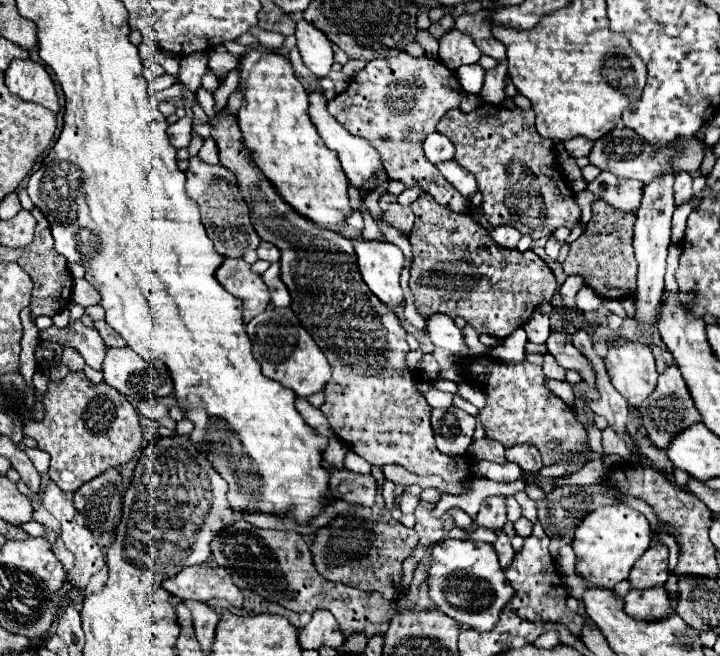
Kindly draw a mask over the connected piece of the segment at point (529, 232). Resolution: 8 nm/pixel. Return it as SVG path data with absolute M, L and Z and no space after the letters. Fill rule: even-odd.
M480 104L472 112L448 110L436 132L454 144L454 162L476 176L482 192L482 216L490 226L512 226L530 238L552 236L560 226L572 228L580 220L580 206L560 174L554 142L536 134L534 112Z

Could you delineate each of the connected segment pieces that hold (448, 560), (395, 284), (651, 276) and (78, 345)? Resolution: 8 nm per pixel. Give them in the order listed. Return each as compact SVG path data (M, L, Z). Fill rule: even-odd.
M446 538L432 548L432 566L428 570L430 598L436 608L470 626L476 632L488 632L498 622L500 610L512 600L514 590L508 584L504 570L498 564L498 556L492 544L480 540L454 540Z
M354 240L358 256L358 270L372 294L388 308L396 308L404 302L404 290L400 288L400 272L404 254L390 242Z
M662 174L656 180L652 180L644 188L642 204L636 212L636 222L634 222L634 252L638 260L638 288L636 288L636 314L634 320L642 330L648 330L656 322L658 314L658 304L662 298L664 290L664 268L666 268L666 252L670 246L670 220L674 214L674 174Z
M76 320L72 326L64 328L64 330L60 330L56 326L42 330L40 340L54 340L62 346L76 348L84 356L86 364L96 370L100 370L100 366L104 362L104 348L106 346L104 346L100 334L94 328L84 326L80 320Z

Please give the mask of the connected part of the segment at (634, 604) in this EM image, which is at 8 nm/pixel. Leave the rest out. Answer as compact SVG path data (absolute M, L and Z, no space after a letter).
M656 586L652 590L630 590L624 596L624 612L636 620L664 620L674 614L674 608L670 606L668 592L662 586Z

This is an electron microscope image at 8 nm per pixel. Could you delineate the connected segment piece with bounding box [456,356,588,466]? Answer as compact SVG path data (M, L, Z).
M488 356L464 358L456 362L464 380L484 388L486 406L480 410L480 422L486 438L500 442L504 448L530 444L540 450L544 466L558 464L568 454L588 448L588 436L576 414L546 386L546 376L540 366L522 362L502 362Z

